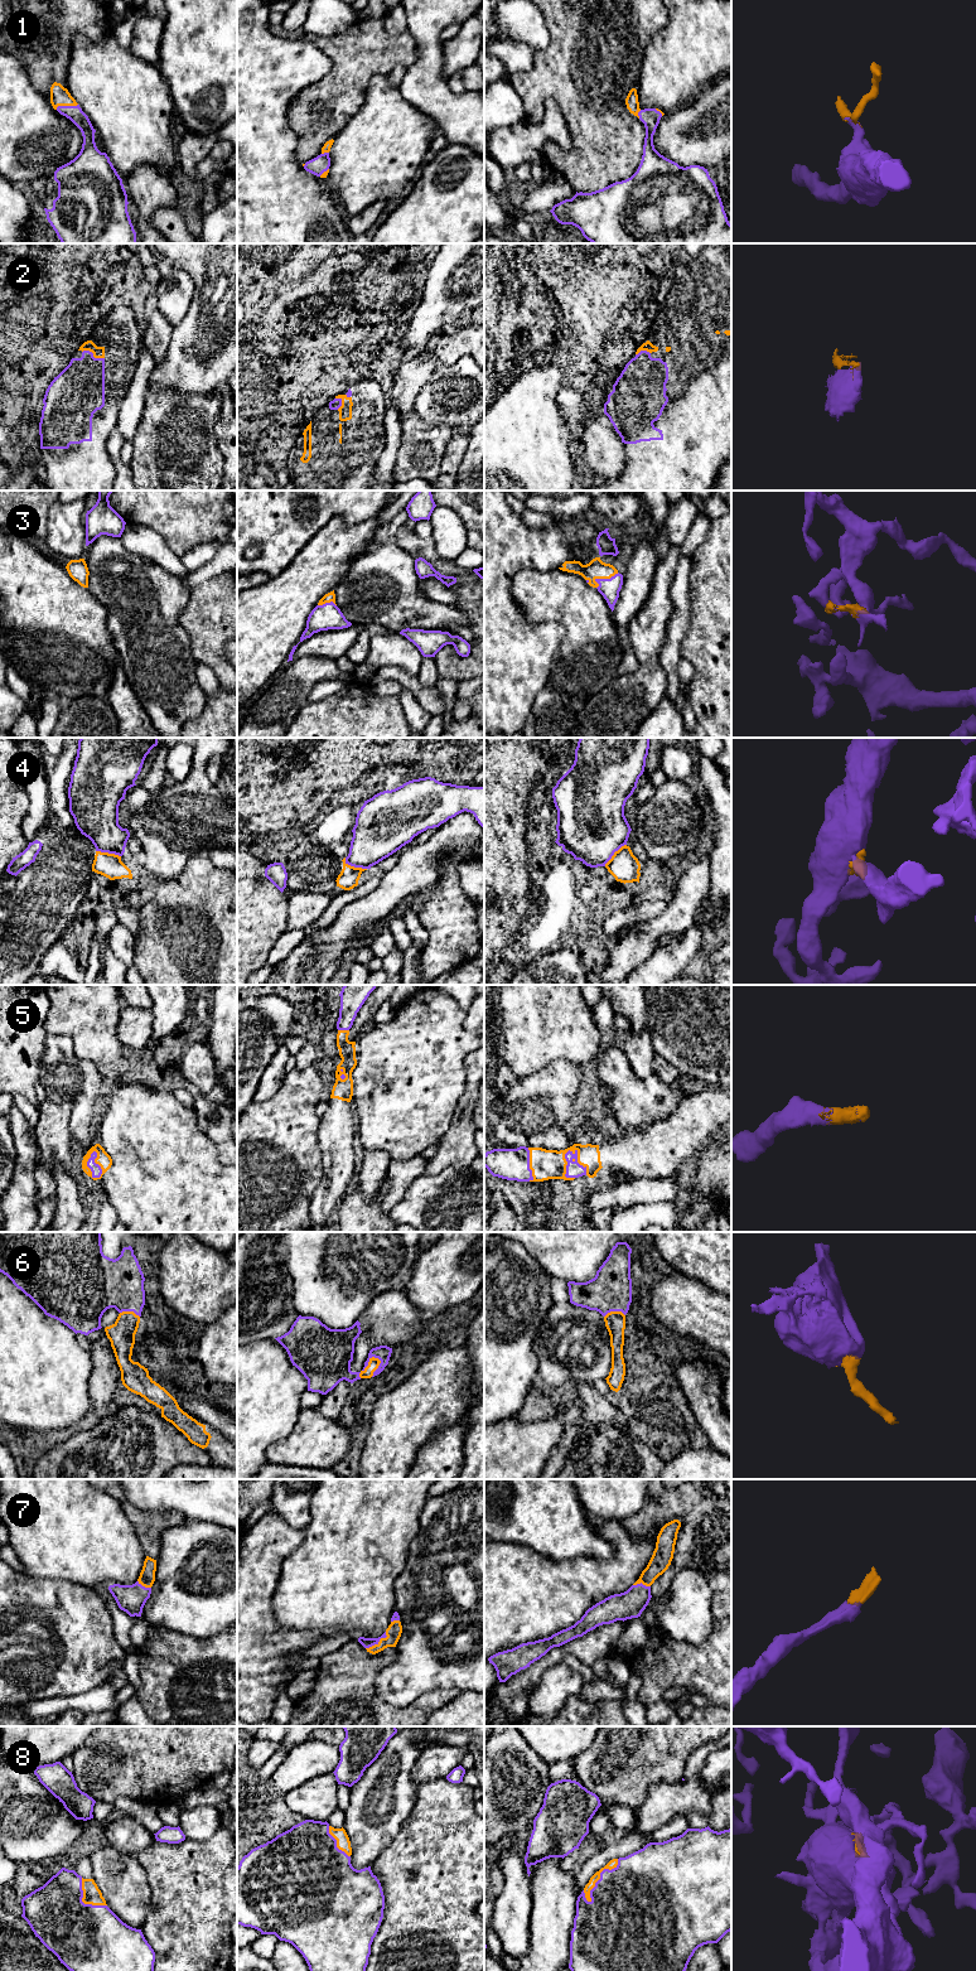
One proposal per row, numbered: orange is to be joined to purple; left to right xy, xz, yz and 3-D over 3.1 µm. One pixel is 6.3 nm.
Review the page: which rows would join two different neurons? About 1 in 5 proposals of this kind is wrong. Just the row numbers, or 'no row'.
no row

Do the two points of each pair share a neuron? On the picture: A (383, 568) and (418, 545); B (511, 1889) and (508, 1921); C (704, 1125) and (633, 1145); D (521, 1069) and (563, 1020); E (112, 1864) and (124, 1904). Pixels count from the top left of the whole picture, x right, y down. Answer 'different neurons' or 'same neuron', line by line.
A: different neurons
B: same neuron
C: same neuron
D: same neuron
E: same neuron

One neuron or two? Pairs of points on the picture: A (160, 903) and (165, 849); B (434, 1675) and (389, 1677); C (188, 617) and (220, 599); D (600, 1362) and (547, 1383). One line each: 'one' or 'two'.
A: two
B: one
C: one
D: one

